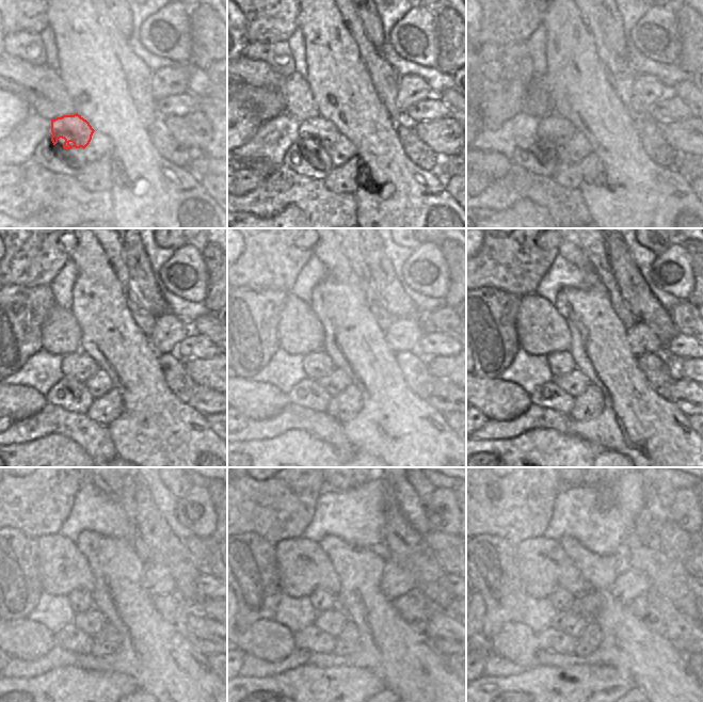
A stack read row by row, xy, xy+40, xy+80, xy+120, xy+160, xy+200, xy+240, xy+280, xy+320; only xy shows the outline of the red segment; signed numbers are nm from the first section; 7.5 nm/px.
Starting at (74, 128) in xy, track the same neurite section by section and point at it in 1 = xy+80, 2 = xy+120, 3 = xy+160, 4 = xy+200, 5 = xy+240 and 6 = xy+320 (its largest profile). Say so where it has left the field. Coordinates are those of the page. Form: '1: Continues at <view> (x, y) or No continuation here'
1: Continues at xy+80 (558, 130)
2: Continues at xy+120 (79, 366)
3: Continues at xy+160 (317, 365)
4: Continues at xy+200 (559, 363)
5: Continues at xy+240 (81, 601)
6: Continues at xy+320 (561, 600)

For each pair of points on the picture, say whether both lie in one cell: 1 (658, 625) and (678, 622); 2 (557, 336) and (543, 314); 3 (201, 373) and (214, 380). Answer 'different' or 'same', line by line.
1: different
2: same
3: same

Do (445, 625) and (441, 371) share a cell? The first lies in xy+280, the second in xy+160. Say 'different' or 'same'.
different

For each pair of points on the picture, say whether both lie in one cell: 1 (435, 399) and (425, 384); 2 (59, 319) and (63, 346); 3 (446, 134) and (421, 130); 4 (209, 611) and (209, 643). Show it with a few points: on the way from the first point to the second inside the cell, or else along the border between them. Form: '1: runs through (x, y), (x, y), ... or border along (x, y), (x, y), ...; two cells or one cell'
1: border along (434, 379), (432, 391), (427, 399); two cells
2: runs through (60, 325), (63, 339); one cell
3: runs through (440, 134), (428, 131); one cell
4: border along (198, 604), (198, 610), (204, 616), (216, 620); two cells

